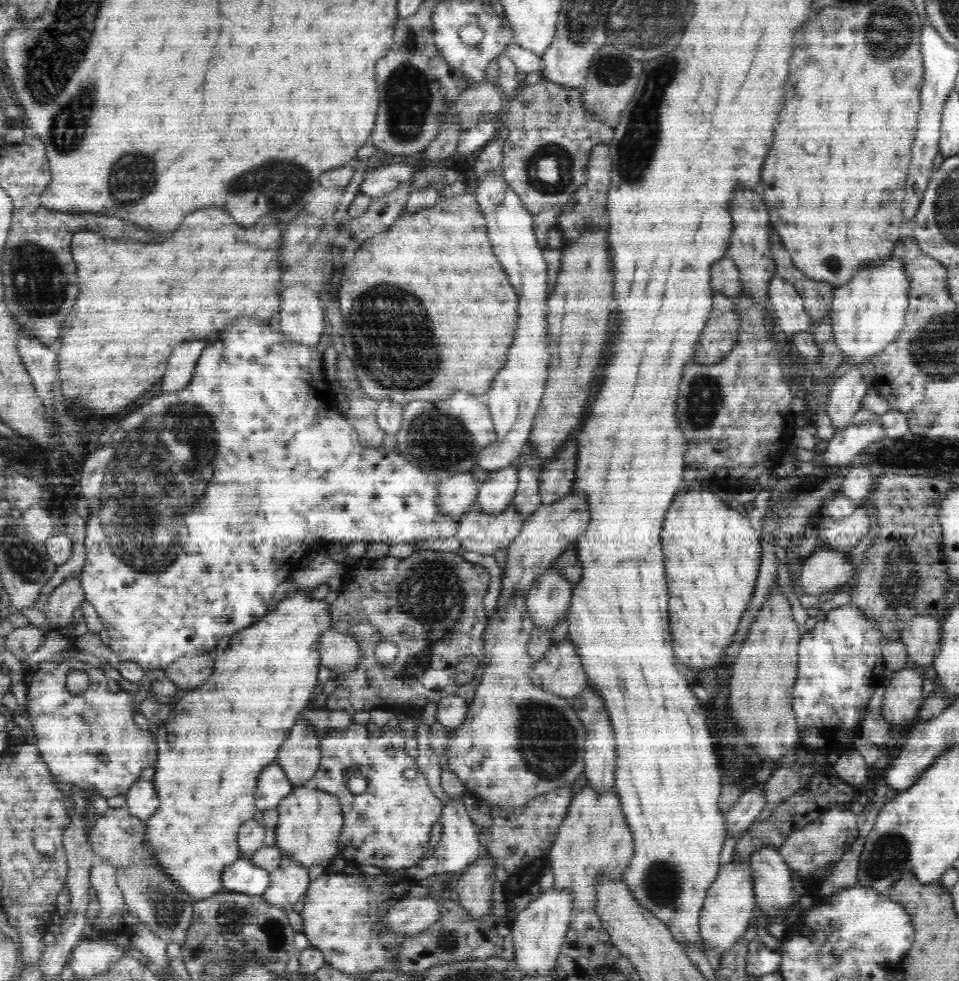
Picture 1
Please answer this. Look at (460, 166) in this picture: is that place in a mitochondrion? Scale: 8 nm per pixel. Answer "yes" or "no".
no

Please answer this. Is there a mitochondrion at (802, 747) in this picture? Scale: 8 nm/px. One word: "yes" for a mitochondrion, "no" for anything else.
no

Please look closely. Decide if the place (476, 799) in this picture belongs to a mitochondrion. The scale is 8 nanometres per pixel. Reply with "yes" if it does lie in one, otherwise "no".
no

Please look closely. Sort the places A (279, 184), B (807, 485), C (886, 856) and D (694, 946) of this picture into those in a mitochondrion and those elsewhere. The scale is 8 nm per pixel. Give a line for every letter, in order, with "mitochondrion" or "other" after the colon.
A: mitochondrion
B: mitochondrion
C: mitochondrion
D: other

